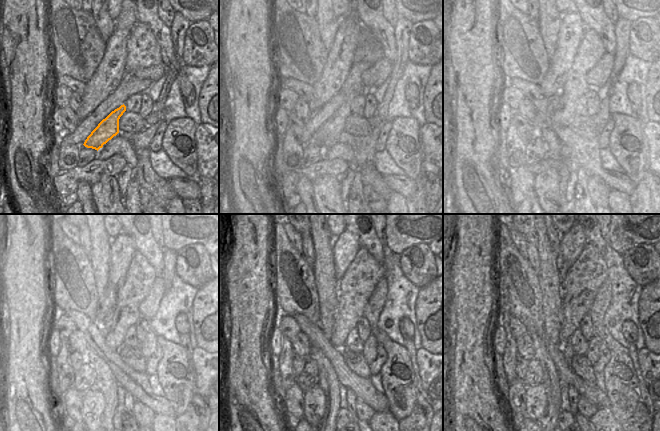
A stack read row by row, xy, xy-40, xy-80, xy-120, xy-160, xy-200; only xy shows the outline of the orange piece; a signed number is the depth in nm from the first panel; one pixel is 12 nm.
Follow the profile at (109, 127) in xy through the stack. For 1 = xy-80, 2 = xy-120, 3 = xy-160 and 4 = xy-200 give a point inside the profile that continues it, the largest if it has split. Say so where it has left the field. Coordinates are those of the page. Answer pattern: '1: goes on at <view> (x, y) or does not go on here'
1: goes on at xy-80 (591, 49)
2: goes on at xy-120 (141, 275)
3: goes on at xy-160 (356, 286)
4: goes on at xy-200 (583, 279)

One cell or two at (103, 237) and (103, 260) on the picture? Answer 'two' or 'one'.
one

